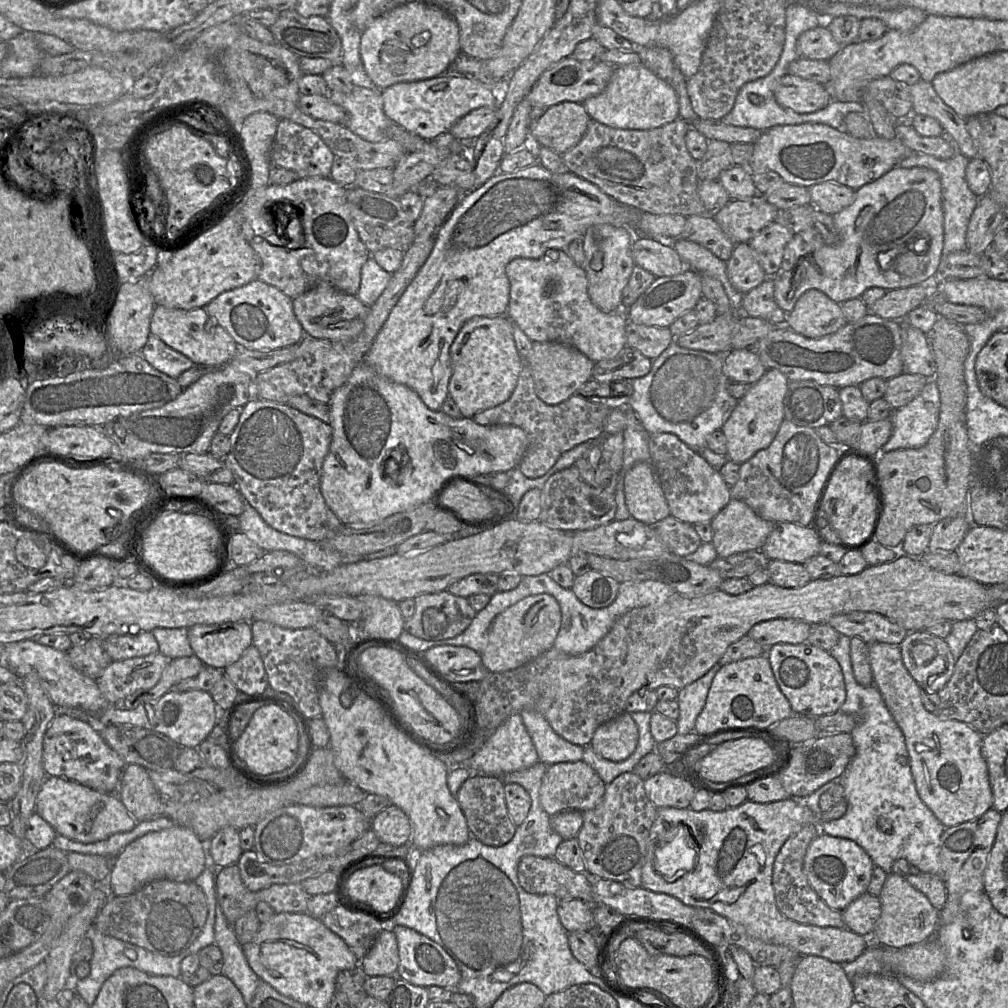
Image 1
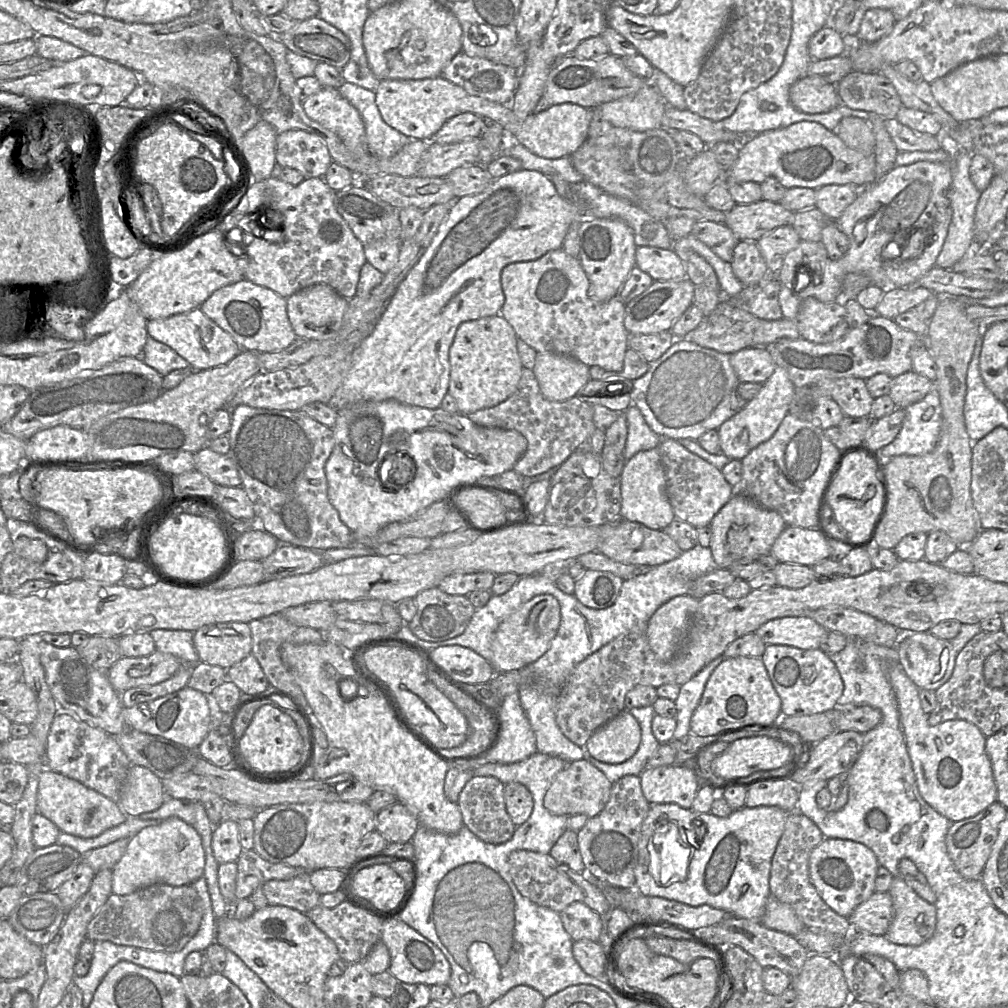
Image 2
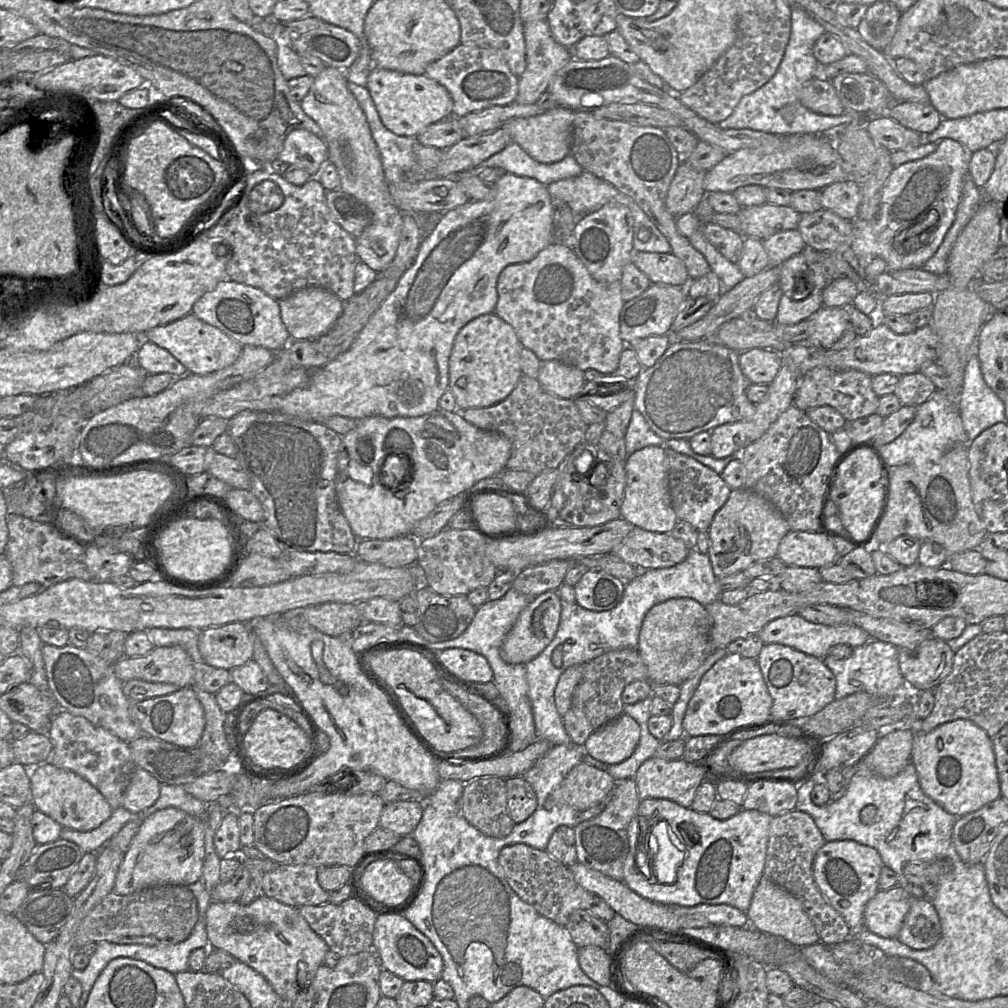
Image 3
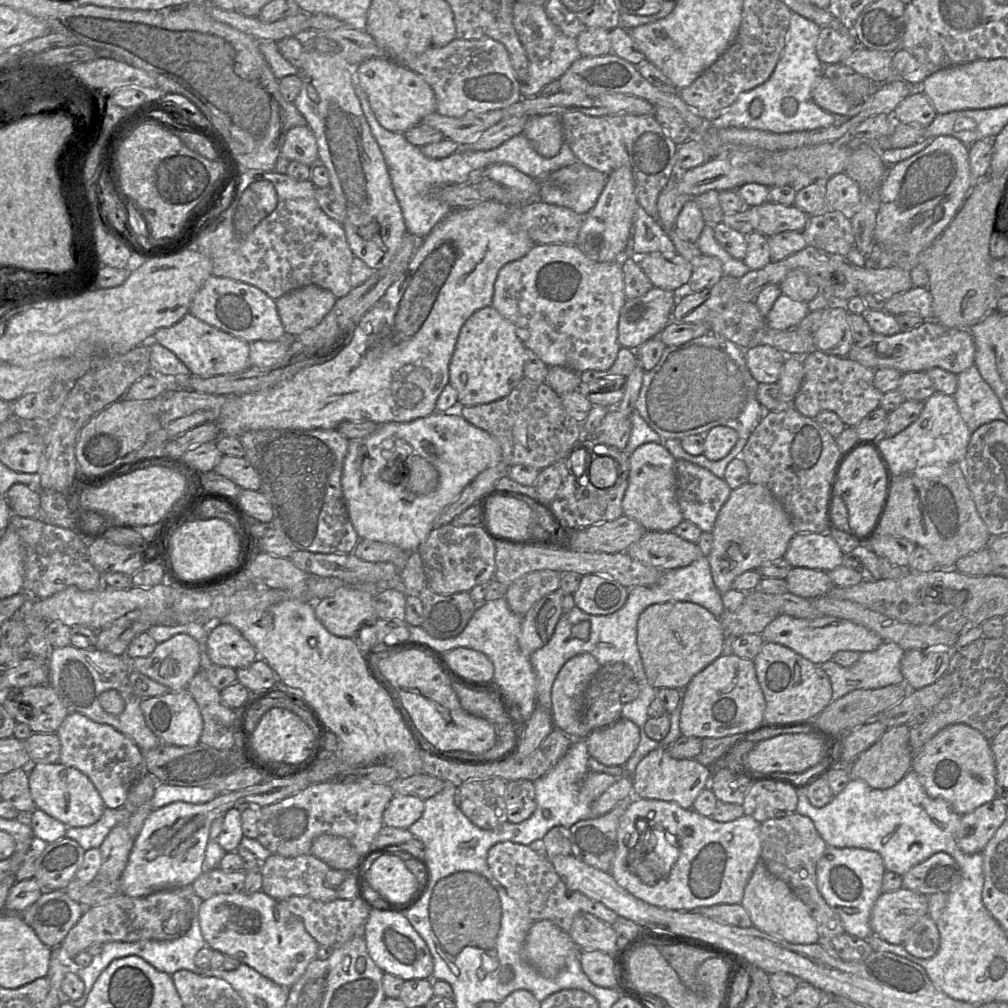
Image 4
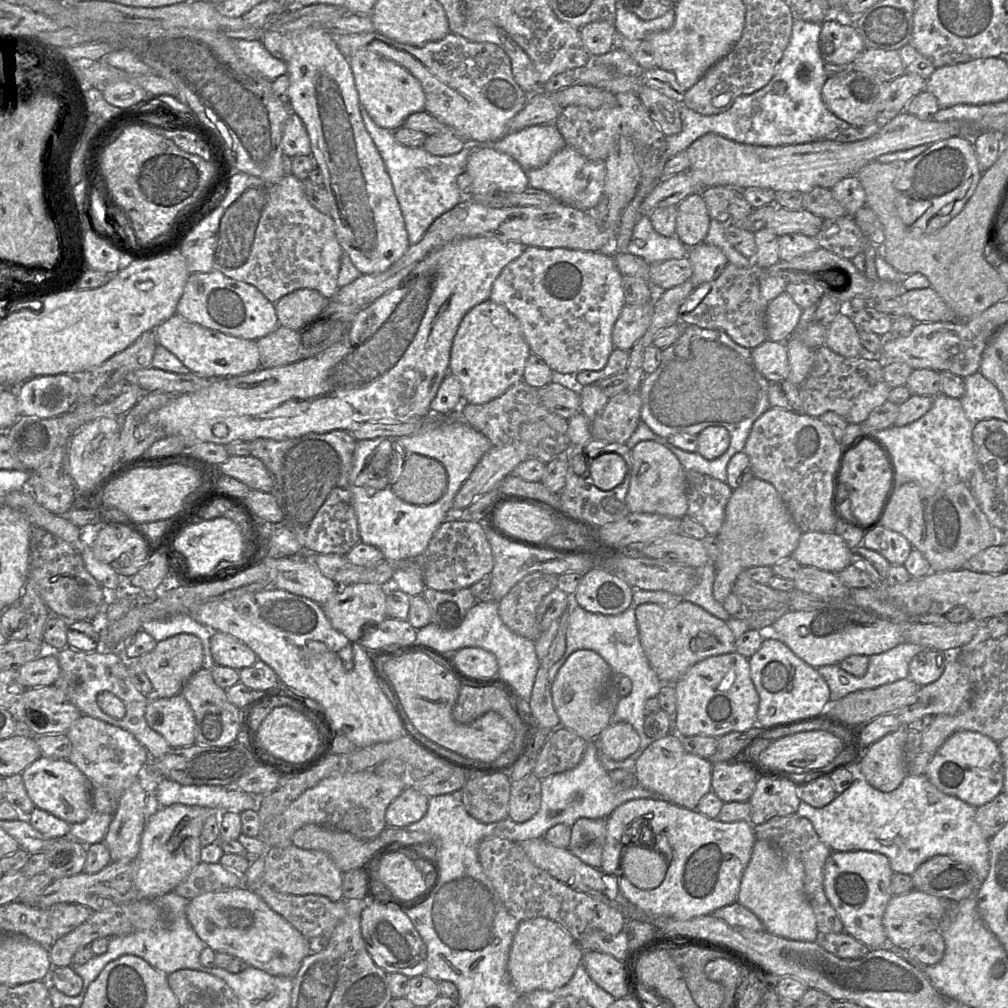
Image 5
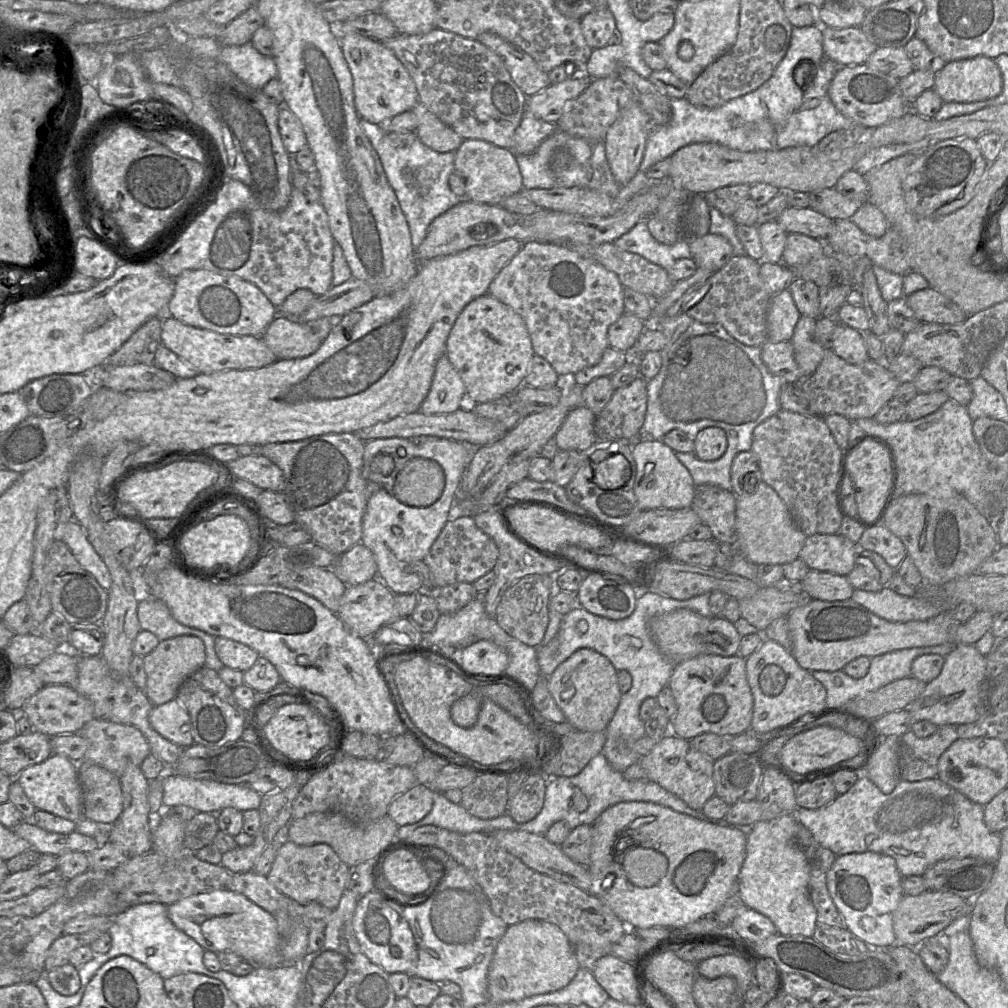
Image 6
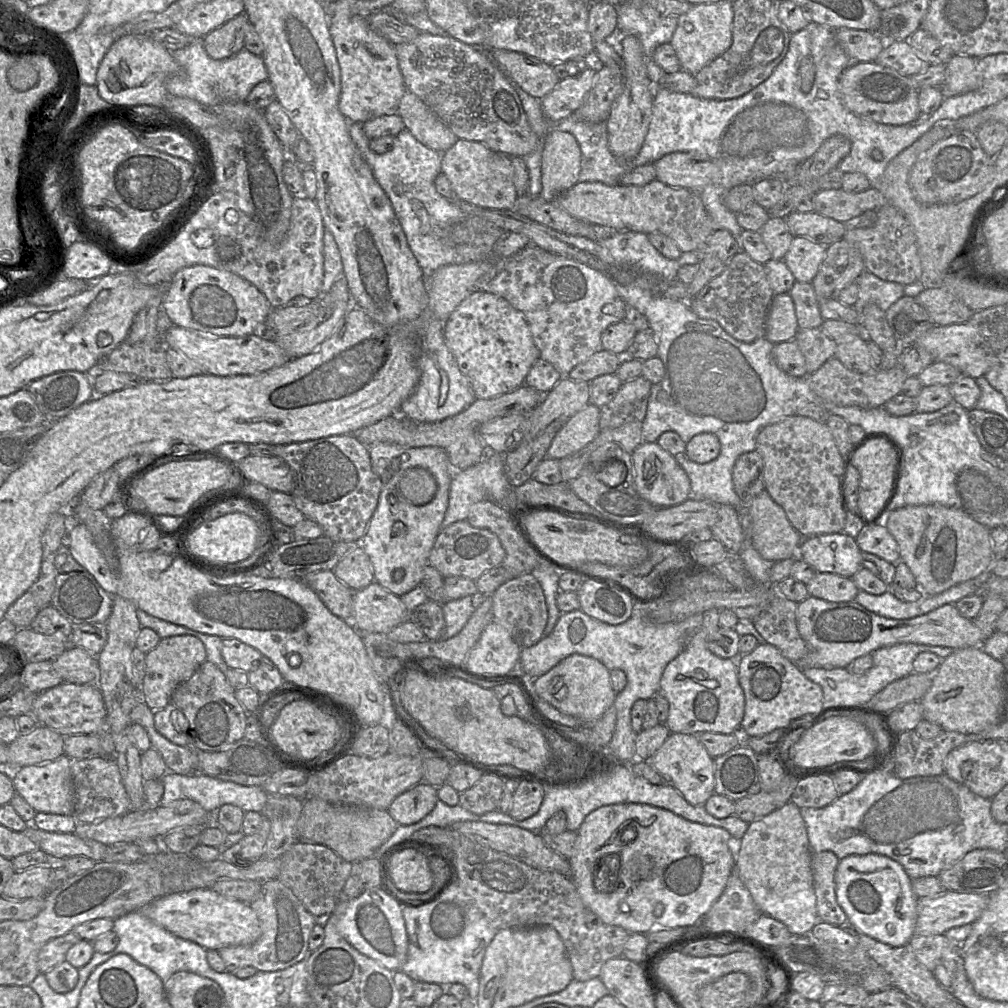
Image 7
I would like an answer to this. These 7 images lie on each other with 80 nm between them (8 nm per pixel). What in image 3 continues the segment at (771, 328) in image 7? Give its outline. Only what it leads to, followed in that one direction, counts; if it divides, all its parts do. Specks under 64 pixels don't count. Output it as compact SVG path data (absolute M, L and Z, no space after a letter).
M823 287L820 291L809 295L806 299L791 299L787 293L781 296L775 319L778 325L794 325L809 319L823 307Z

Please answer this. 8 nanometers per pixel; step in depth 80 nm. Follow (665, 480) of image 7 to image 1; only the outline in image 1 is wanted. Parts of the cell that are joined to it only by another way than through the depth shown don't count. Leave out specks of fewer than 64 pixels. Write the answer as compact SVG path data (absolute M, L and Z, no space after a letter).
M638 462L624 474L624 495L630 518L648 526L670 516L660 483L650 462Z

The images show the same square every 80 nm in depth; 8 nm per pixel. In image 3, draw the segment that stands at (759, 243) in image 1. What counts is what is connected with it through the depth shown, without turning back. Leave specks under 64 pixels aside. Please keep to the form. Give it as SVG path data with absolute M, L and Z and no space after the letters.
M797 229L786 230L762 241L770 266L781 266L783 262L804 250L806 244Z

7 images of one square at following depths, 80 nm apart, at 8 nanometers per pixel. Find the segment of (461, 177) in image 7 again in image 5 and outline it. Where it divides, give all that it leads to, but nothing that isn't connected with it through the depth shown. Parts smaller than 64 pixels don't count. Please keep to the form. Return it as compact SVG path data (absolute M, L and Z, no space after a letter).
M478 145L471 151L465 173L471 177L470 196L529 188L526 171L519 163L487 145Z

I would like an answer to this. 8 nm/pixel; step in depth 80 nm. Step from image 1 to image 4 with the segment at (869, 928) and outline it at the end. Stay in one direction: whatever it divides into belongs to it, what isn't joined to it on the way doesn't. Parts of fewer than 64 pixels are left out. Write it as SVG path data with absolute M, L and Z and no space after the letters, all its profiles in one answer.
M902 887L880 894L871 910L870 925L873 934L888 943L900 945L903 944L908 931L925 915L928 915L927 895Z

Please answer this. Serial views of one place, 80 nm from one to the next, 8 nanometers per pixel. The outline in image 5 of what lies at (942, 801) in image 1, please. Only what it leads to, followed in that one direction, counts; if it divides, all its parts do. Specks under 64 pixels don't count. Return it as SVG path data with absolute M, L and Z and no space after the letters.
M956 732L938 749L927 767L926 776L945 794L981 807L1003 792L1004 765L999 743L979 732Z

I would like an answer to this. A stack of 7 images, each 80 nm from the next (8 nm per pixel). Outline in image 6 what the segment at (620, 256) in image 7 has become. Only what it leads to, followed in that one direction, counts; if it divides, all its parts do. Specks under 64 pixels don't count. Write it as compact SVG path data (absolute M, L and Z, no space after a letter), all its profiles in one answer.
M646 221L637 223L613 244L622 251L637 254L662 268L670 268L680 259L691 258L687 238L680 238L671 245L660 243L649 232Z

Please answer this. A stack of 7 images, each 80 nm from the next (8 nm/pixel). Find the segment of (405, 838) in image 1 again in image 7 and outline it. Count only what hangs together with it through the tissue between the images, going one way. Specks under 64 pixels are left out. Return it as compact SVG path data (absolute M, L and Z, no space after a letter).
M420 782L397 796L387 809L398 825L411 825L426 817L438 801L438 788Z

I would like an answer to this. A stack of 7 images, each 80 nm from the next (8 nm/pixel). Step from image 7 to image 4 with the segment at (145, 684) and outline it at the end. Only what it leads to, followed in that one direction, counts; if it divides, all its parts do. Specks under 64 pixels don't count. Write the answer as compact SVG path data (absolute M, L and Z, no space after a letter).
M176 634L168 640L158 643L154 651L146 657L128 660L131 669L165 685L170 692L187 689L191 679L201 670L200 661L199 644L187 634Z

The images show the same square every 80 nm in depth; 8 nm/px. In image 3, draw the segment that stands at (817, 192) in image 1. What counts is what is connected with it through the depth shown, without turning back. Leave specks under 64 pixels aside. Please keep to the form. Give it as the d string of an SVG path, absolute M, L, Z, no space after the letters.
M856 180L836 182L821 190L822 208L847 220L857 218L860 203L860 185Z

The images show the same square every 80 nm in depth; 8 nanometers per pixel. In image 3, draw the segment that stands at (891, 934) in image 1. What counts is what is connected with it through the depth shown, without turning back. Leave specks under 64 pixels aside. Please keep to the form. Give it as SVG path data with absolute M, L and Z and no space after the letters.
M912 896L910 909L896 938L915 950L936 945L941 938L941 924L933 903Z

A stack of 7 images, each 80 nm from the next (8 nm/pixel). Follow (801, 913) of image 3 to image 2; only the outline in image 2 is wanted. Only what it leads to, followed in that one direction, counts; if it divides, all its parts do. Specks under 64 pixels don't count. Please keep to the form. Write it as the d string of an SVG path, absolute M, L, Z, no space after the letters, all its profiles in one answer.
M771 894L760 922L769 929L791 936L798 935L806 928L791 906L780 902Z

